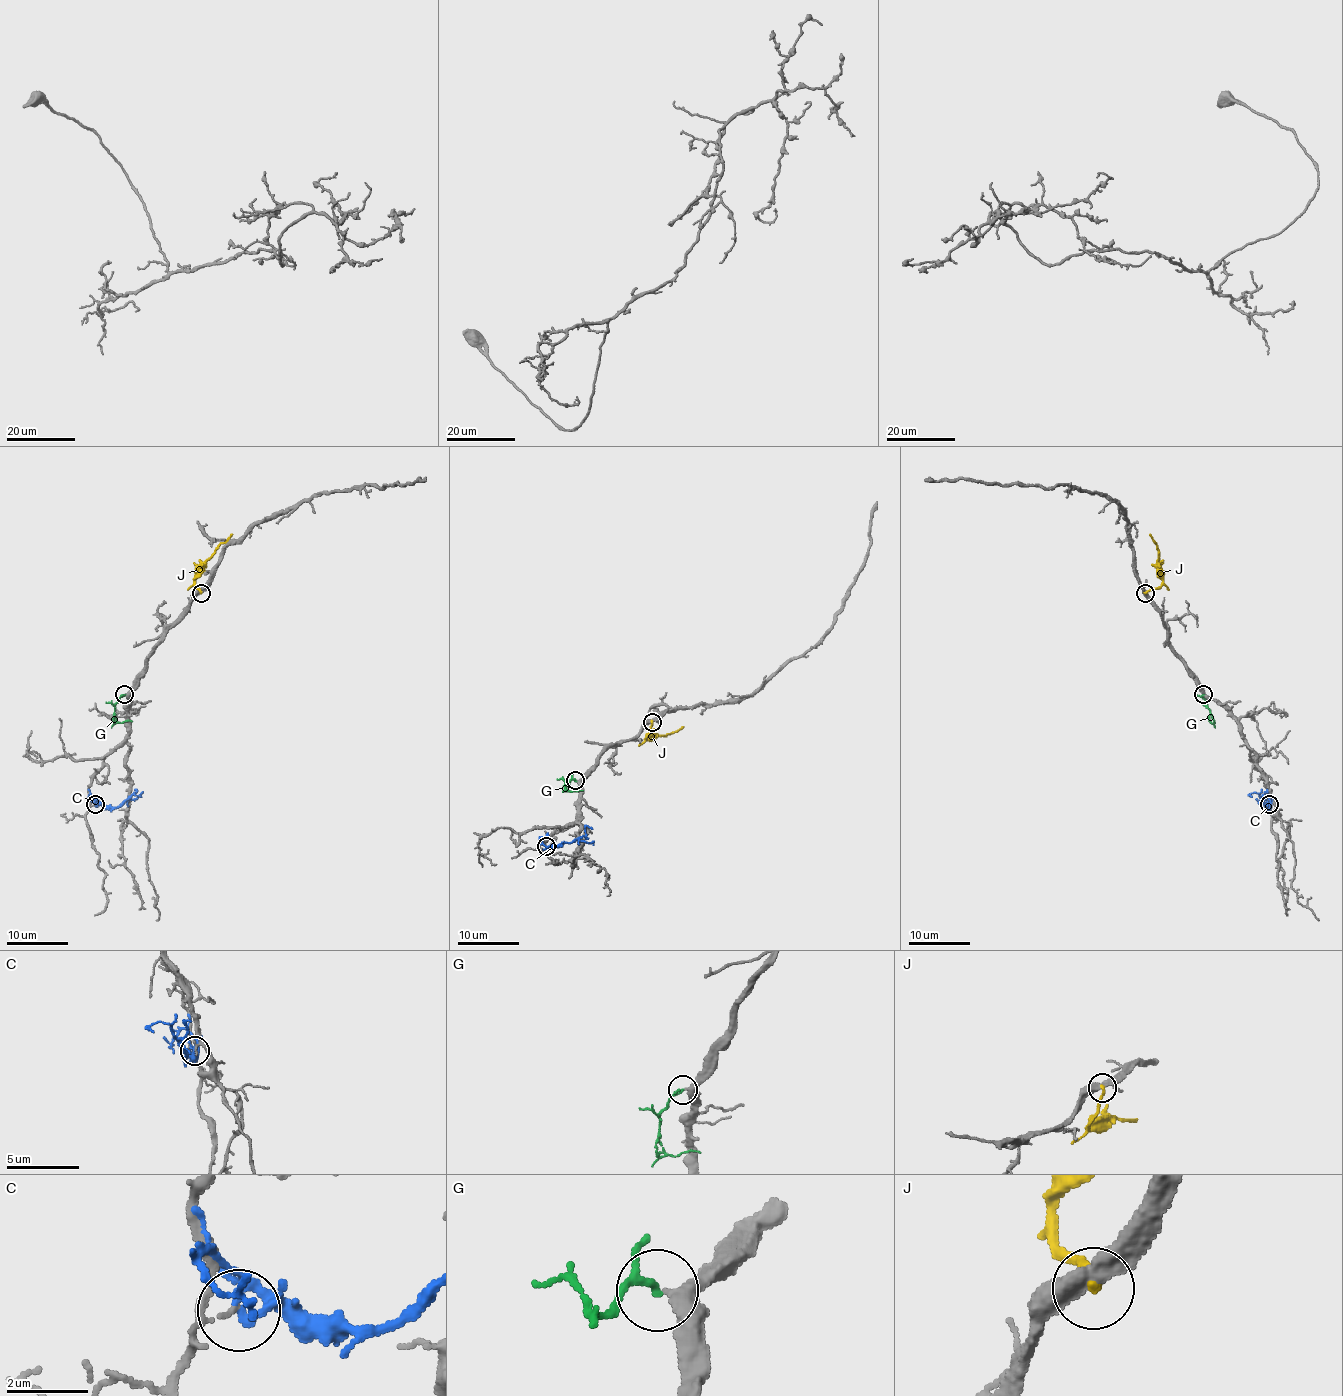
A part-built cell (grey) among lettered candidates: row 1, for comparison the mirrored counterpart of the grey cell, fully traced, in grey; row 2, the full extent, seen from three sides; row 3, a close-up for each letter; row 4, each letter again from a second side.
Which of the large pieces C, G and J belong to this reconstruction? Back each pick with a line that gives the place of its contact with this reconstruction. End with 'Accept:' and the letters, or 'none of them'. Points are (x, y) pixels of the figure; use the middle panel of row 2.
G: Touches grey at (575, 780)
Accept: G

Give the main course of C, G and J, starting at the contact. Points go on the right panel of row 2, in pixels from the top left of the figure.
C: (1270, 804), (1265, 807), (1254, 792), (1251, 796)
G: (1204, 695), (1213, 721)
J: (1145, 593), (1160, 585), (1162, 573), (1157, 562), (1157, 545), (1150, 534)

